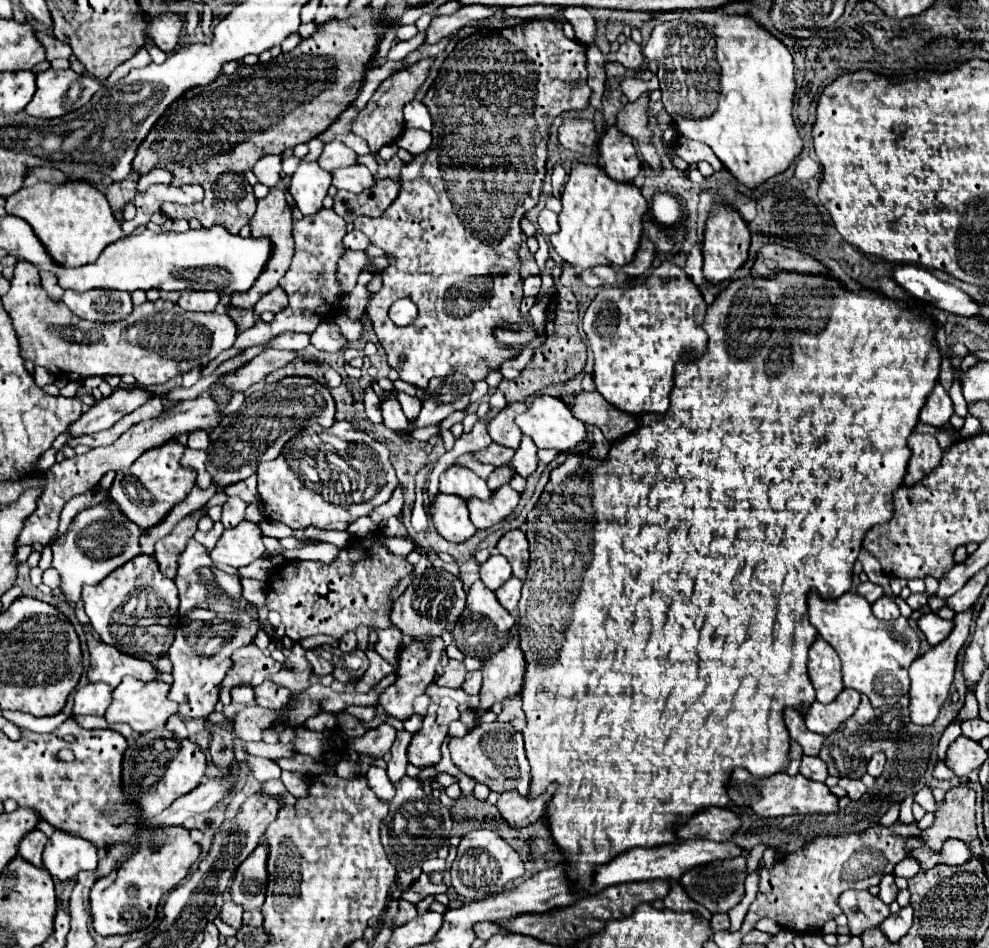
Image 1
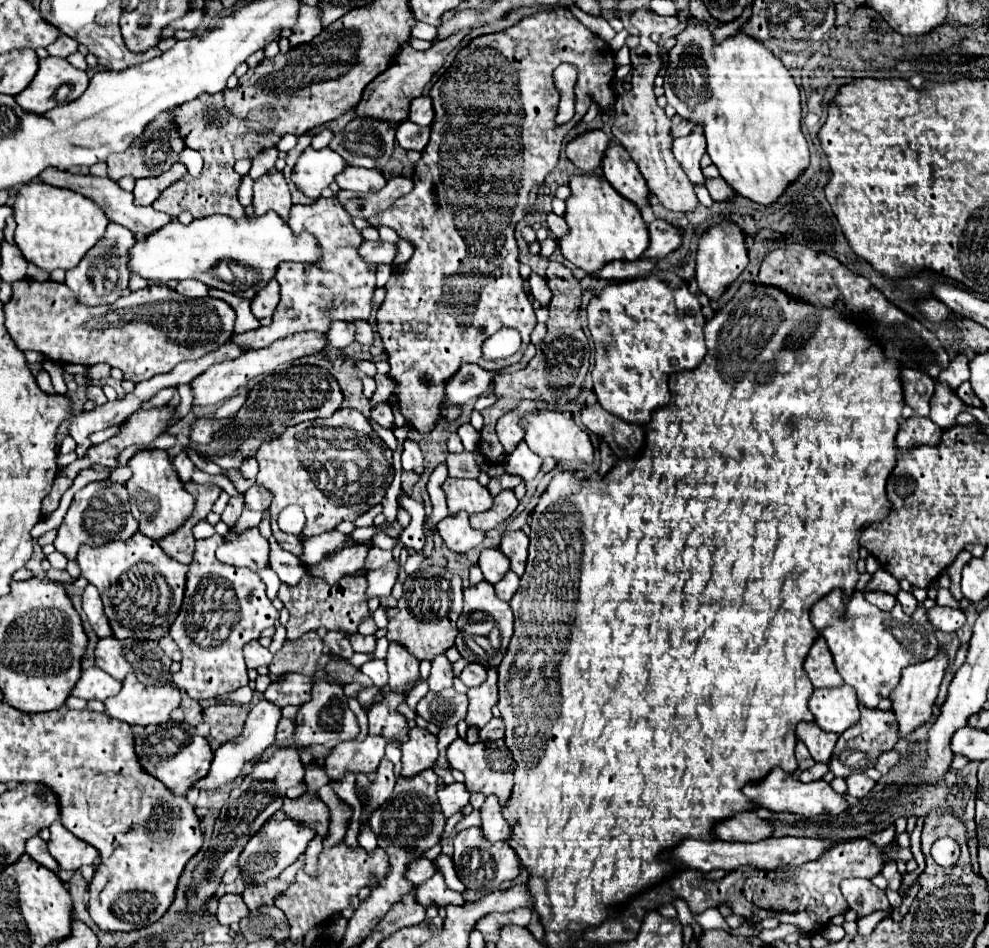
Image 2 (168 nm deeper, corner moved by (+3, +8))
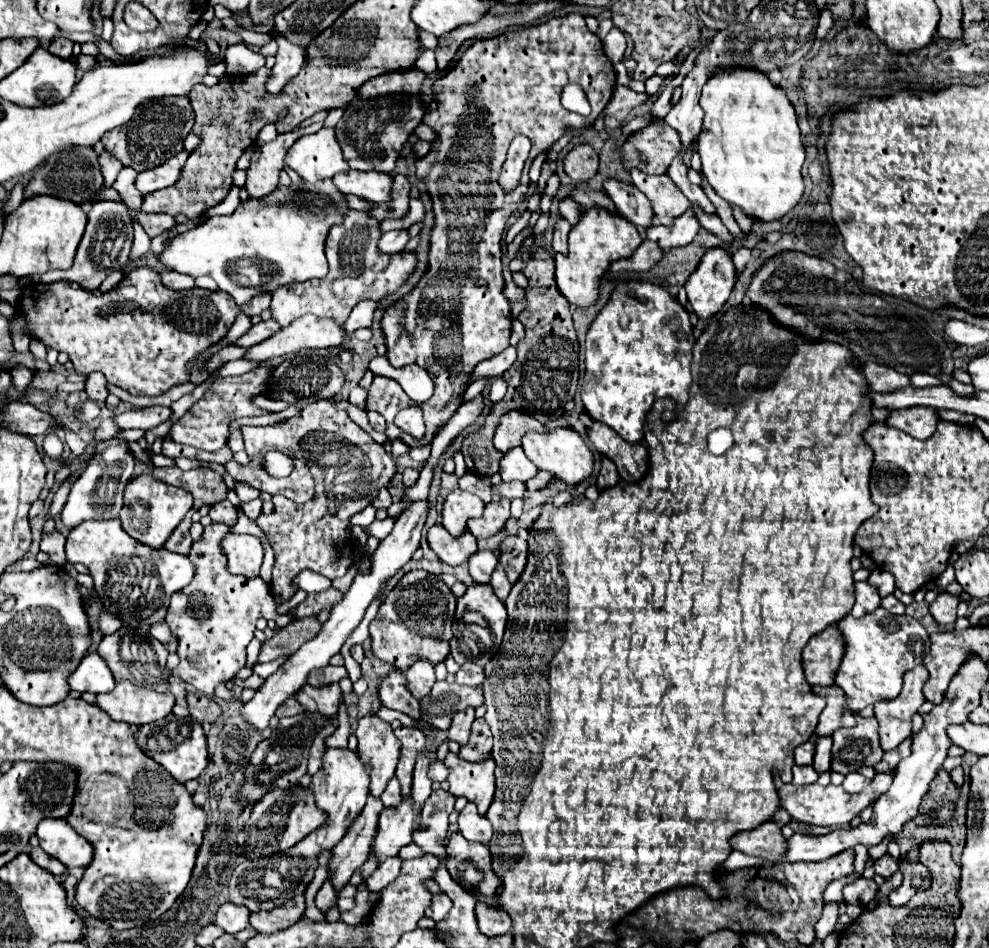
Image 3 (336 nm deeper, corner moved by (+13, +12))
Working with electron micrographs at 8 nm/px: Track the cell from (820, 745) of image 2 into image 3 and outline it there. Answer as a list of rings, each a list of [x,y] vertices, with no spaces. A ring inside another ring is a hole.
[[[818,738],[816,740],[816,754],[814,754],[812,766],[818,774],[830,770],[830,746],[832,746],[832,738]]]

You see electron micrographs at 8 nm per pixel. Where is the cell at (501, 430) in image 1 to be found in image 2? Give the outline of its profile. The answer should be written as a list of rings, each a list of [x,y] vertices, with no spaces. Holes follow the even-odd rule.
[[[524,400],[522,404],[518,404],[512,412],[506,412],[502,418],[498,418],[496,424],[496,434],[504,446],[504,450],[510,454],[516,444],[524,438],[524,430],[518,426],[518,420],[526,414],[526,412],[534,412],[538,410],[538,402],[532,400]]]

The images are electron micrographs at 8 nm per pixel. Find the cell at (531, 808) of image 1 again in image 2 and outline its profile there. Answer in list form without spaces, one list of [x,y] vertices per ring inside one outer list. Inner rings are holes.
[[[488,796],[484,806],[480,808],[480,812],[482,812],[480,828],[484,830],[484,836],[490,842],[498,842],[498,840],[508,840],[510,838],[510,822],[502,816],[502,806],[498,804],[496,796]]]

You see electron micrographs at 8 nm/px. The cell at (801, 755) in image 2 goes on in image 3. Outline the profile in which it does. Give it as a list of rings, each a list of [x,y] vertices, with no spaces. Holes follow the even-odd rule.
[[[812,740],[800,744],[800,746],[794,750],[794,760],[796,760],[798,766],[808,766],[808,764],[812,764],[812,758],[814,758],[814,742],[812,742]]]

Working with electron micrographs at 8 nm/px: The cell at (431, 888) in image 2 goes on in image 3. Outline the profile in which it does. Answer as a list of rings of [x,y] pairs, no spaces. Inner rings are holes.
[[[436,894],[436,896],[432,898],[430,908],[426,910],[426,916],[432,918],[434,922],[440,922],[440,920],[448,914],[450,908],[452,908],[452,900],[450,900],[446,894]]]

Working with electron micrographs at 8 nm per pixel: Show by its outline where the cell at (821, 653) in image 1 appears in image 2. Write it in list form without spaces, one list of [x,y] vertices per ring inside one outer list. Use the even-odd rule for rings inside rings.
[[[822,636],[812,644],[812,648],[806,656],[806,662],[804,662],[804,670],[806,670],[808,678],[812,680],[814,688],[836,688],[836,686],[844,684]]]

